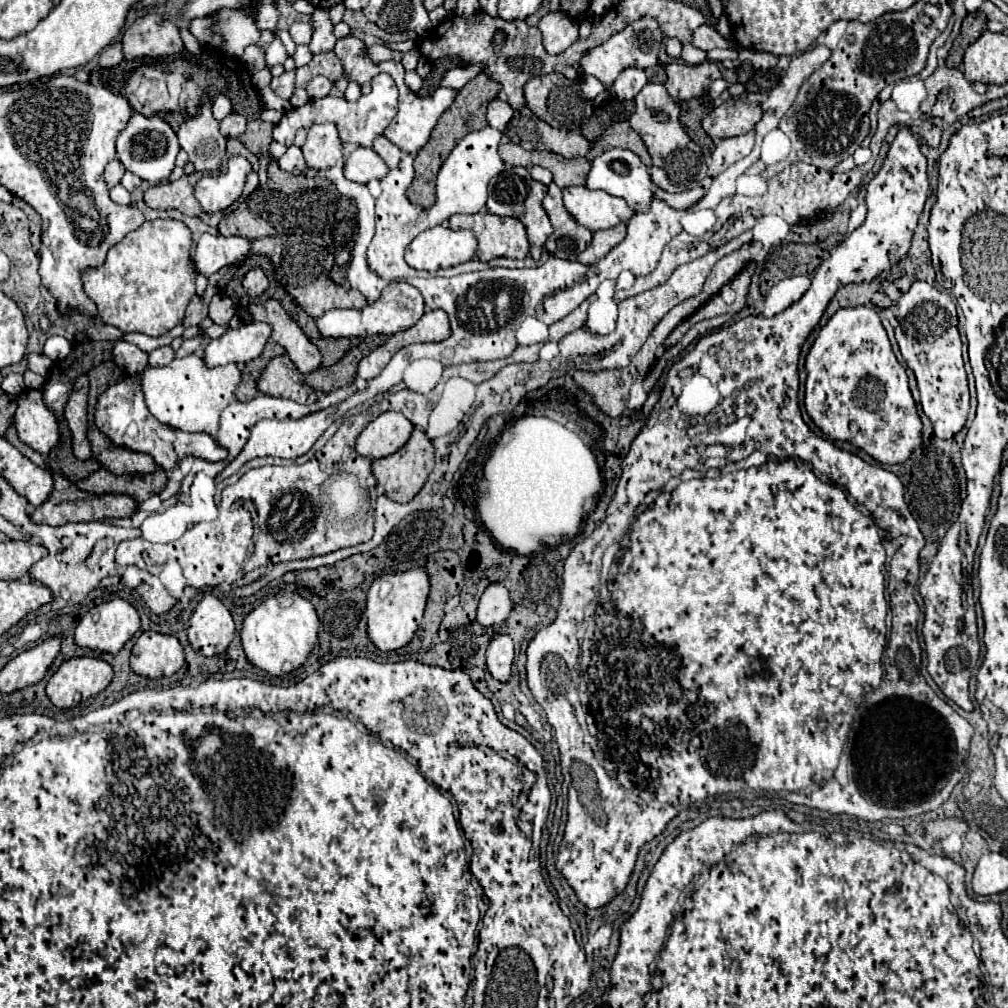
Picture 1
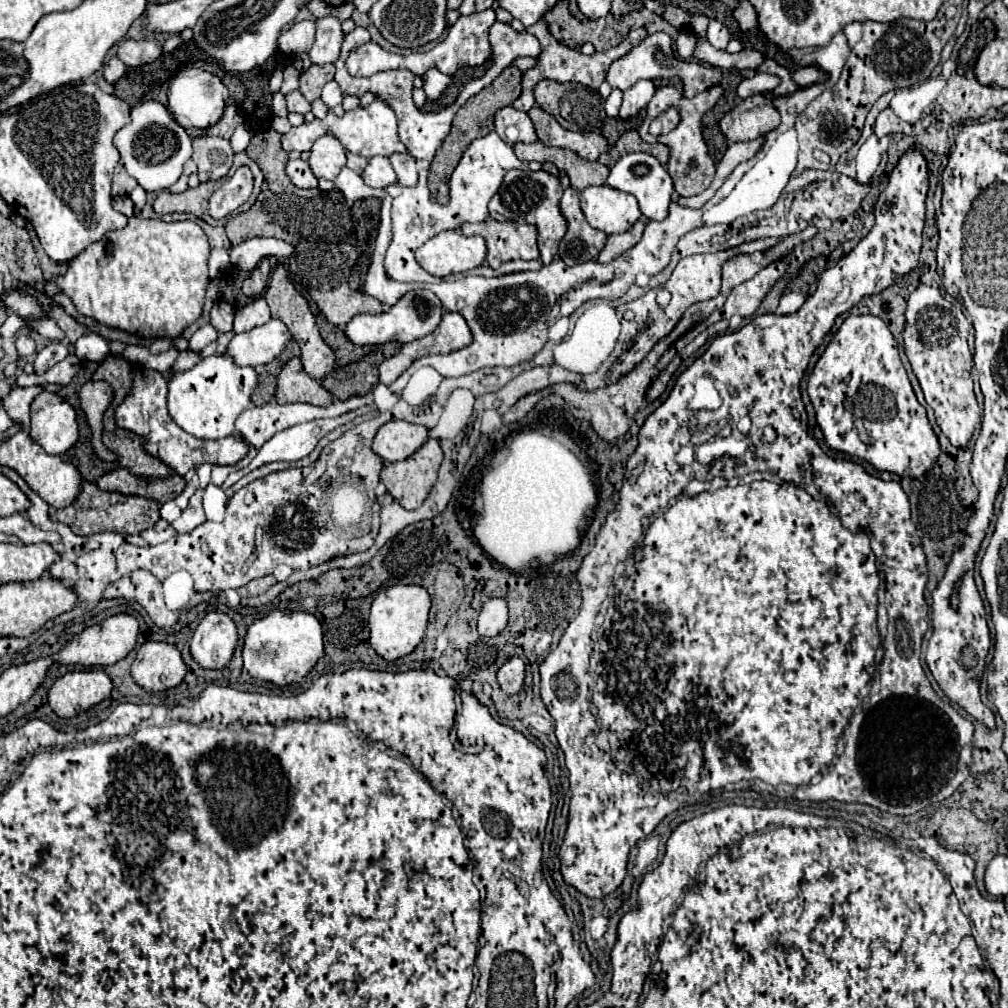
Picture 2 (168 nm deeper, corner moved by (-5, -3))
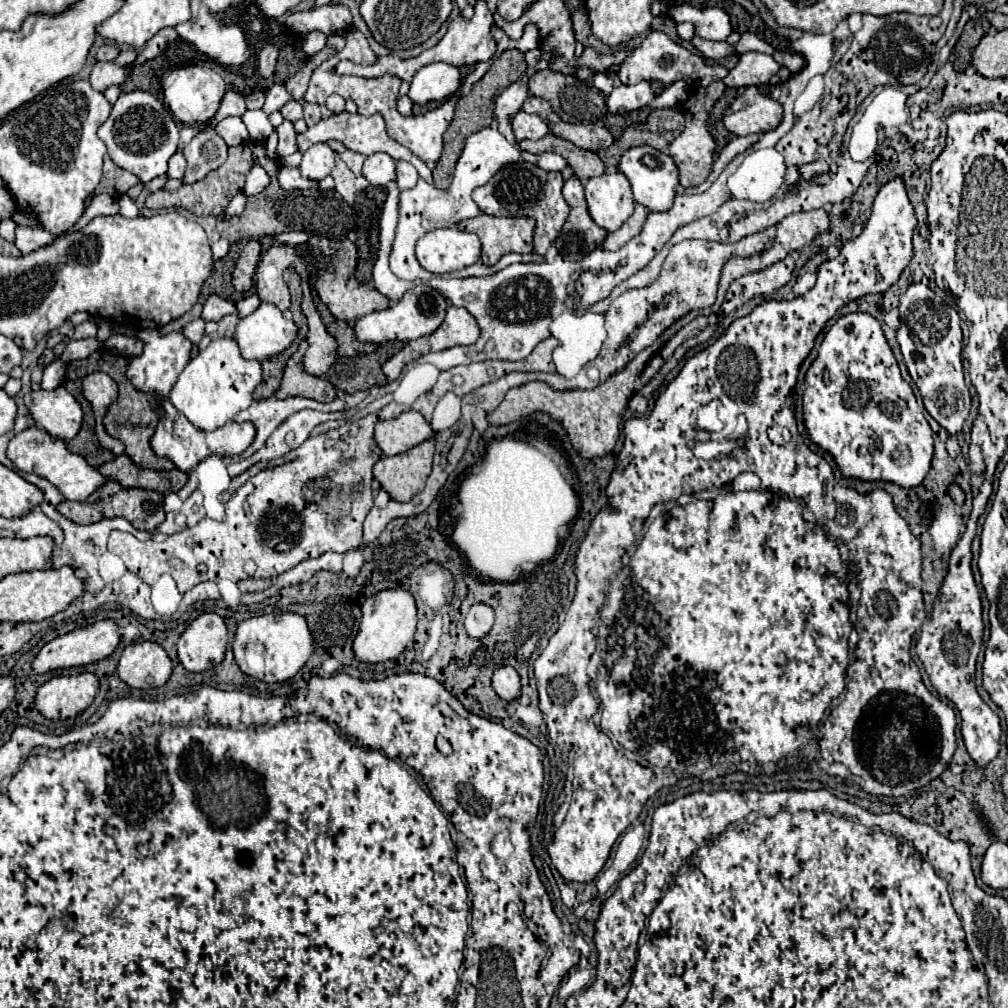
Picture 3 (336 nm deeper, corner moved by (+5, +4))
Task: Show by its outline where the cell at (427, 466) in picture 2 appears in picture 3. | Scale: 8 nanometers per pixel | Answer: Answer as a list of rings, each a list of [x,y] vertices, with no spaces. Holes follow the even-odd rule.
[[[428,438],[408,452],[396,456],[382,456],[374,464],[374,478],[396,502],[408,502],[422,492],[432,470],[434,440]]]

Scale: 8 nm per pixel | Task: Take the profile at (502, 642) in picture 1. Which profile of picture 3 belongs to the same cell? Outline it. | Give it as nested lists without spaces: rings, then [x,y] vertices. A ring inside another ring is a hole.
[[[500,666],[492,676],[492,688],[500,698],[512,702],[520,694],[520,676],[512,666]]]

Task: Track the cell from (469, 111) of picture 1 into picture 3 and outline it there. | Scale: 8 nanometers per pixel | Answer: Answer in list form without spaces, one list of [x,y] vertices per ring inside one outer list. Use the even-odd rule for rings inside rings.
[[[508,50],[500,58],[494,60],[492,68],[484,74],[484,80],[480,80],[480,84],[476,84],[476,88],[472,88],[472,92],[468,96],[462,96],[458,100],[456,112],[454,112],[454,120],[450,122],[450,126],[444,132],[442,156],[440,156],[440,160],[436,162],[436,166],[432,170],[432,178],[434,178],[434,186],[436,188],[448,188],[448,184],[452,182],[452,164],[456,164],[456,156],[460,156],[460,148],[464,148],[464,136],[470,136],[472,132],[478,132],[480,128],[486,128],[486,126],[492,124],[492,118],[494,118],[492,108],[494,108],[496,96],[500,96],[524,72],[526,72],[524,54],[516,52],[516,50]]]

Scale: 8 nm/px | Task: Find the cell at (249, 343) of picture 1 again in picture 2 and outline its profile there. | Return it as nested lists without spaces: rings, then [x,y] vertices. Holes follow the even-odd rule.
[[[270,319],[256,329],[238,333],[230,341],[226,353],[236,361],[236,365],[258,367],[274,361],[284,351],[290,339],[292,335],[288,327],[280,319]]]

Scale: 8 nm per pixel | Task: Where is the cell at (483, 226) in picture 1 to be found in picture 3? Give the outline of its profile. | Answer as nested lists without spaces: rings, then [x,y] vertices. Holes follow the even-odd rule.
[[[480,214],[476,218],[462,220],[458,224],[460,230],[474,232],[482,242],[482,262],[486,266],[496,264],[504,254],[532,252],[532,218],[496,218],[488,214]]]

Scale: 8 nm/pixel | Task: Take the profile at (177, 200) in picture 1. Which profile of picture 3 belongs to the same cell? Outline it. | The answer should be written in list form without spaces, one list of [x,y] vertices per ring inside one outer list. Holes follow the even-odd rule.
[[[240,144],[240,146],[234,146],[234,148],[228,148],[228,158],[226,162],[208,173],[206,178],[202,178],[200,182],[194,182],[194,184],[182,184],[178,190],[174,192],[168,192],[168,190],[158,190],[158,192],[152,192],[148,194],[146,198],[146,208],[154,208],[154,210],[160,210],[160,208],[170,208],[170,206],[182,206],[186,210],[190,210],[192,214],[196,216],[220,216],[228,202],[238,194],[242,192],[244,188],[244,180],[250,168],[252,168],[252,152],[248,146]]]

